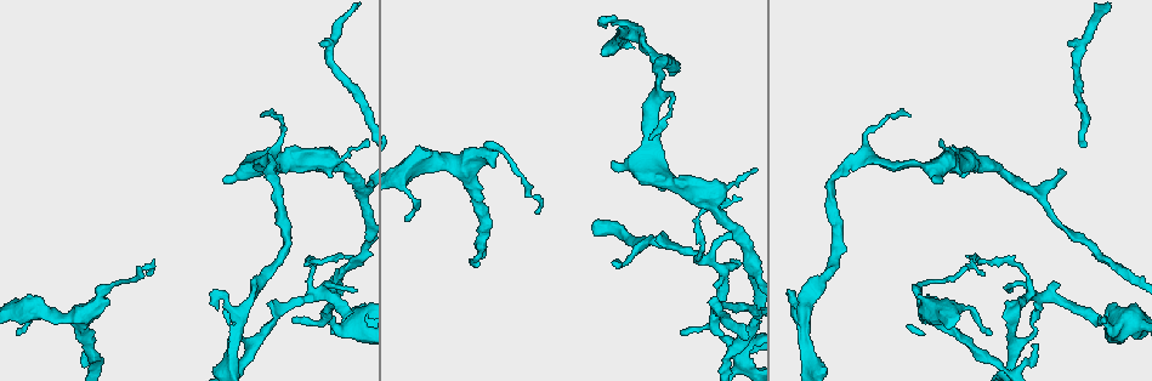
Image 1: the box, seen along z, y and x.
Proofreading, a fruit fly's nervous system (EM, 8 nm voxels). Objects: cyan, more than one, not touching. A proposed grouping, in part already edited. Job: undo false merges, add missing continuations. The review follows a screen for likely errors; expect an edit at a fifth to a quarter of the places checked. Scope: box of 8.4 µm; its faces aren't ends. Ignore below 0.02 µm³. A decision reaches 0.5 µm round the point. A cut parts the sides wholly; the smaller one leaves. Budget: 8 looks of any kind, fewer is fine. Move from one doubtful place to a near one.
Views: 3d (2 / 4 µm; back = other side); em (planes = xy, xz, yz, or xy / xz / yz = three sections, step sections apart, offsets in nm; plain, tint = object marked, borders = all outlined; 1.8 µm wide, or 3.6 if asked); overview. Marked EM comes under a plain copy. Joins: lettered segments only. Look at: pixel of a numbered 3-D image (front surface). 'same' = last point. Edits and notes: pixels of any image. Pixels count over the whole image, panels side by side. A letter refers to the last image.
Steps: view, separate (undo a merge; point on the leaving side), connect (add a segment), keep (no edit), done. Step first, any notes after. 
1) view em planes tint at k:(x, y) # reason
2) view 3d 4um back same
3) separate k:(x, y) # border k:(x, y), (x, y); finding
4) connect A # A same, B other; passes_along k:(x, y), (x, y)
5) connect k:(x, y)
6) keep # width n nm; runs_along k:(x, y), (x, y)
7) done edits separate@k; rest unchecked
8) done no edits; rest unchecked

view 3d 2um at 1:(967, 157) # a fork

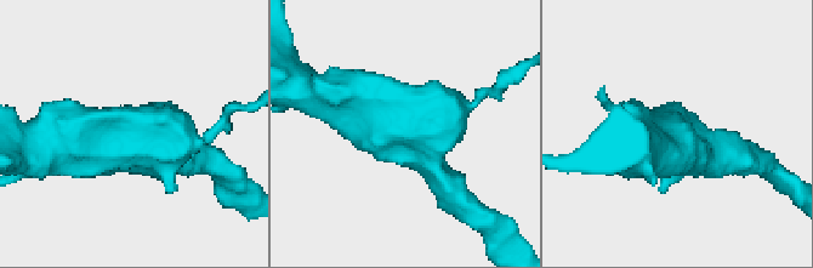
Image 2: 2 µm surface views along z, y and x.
view em planes tint at 2:(424, 124) # shape alone is not enough

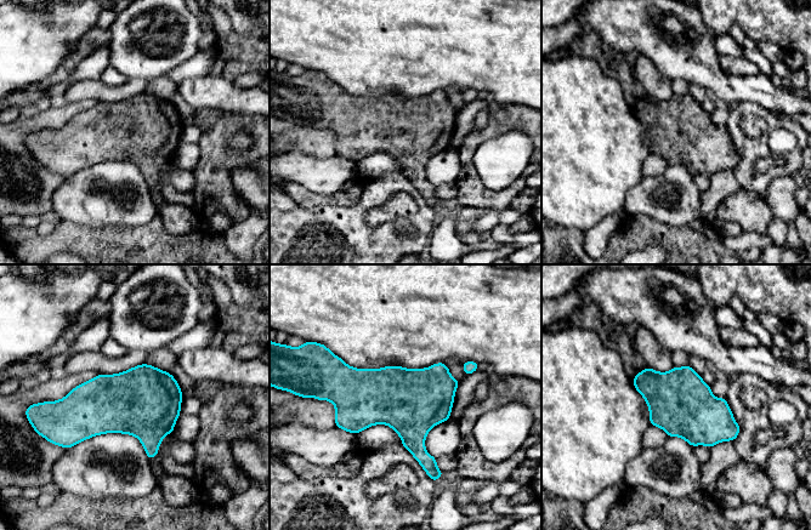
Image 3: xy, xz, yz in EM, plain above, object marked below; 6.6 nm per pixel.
view em planes borders same

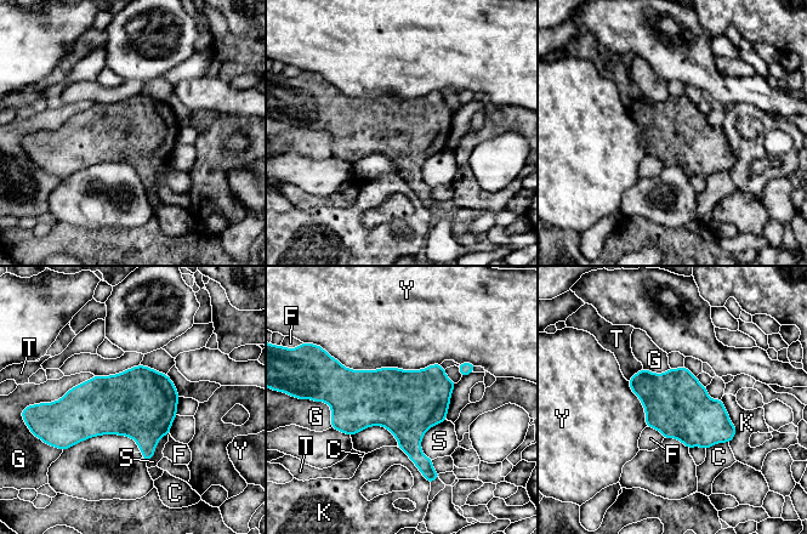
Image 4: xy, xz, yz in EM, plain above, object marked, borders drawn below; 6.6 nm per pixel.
keep # width 420 nm; longest_contact Y 700 nm; C other, F other, G other, K other, S other, T other, Y other; continuous, no second cell

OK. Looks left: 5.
view 3d 4um at 1:(718, 307) # branch point

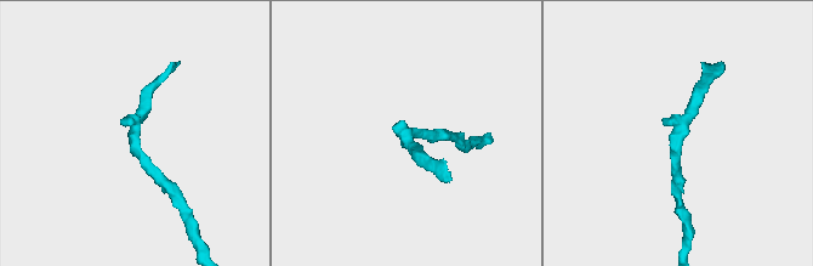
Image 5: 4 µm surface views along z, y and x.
view em yz step 16 borders at 5:(405, 134) # now the EM

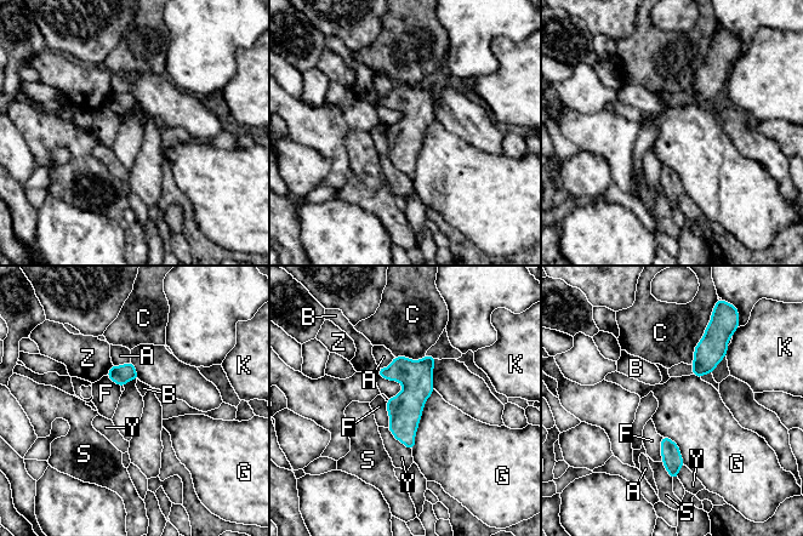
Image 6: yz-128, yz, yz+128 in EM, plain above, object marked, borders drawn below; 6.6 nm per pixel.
view em xz step 16 borders same

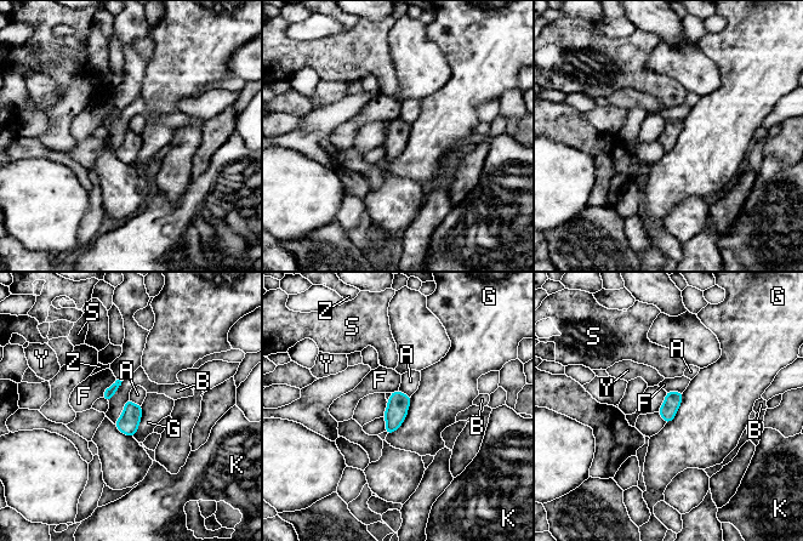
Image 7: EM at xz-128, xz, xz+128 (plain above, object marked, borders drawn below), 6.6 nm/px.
keep # A other, B other, F other, G other, K other, S other, Y other, Z other; border 7:(129, 398), (121, 415), (114, 423); continuous, no second cell

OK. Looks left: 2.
view em planes borders at 1:(480, 264) # long arm stops here

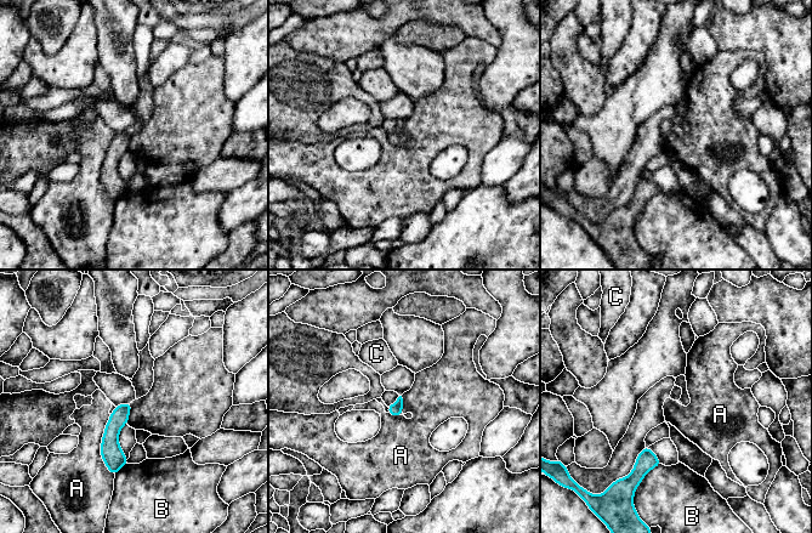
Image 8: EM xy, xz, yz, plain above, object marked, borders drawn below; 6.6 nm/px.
keep # A other, B other, C other; none of them fits

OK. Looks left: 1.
done no edits; rest unchecked

